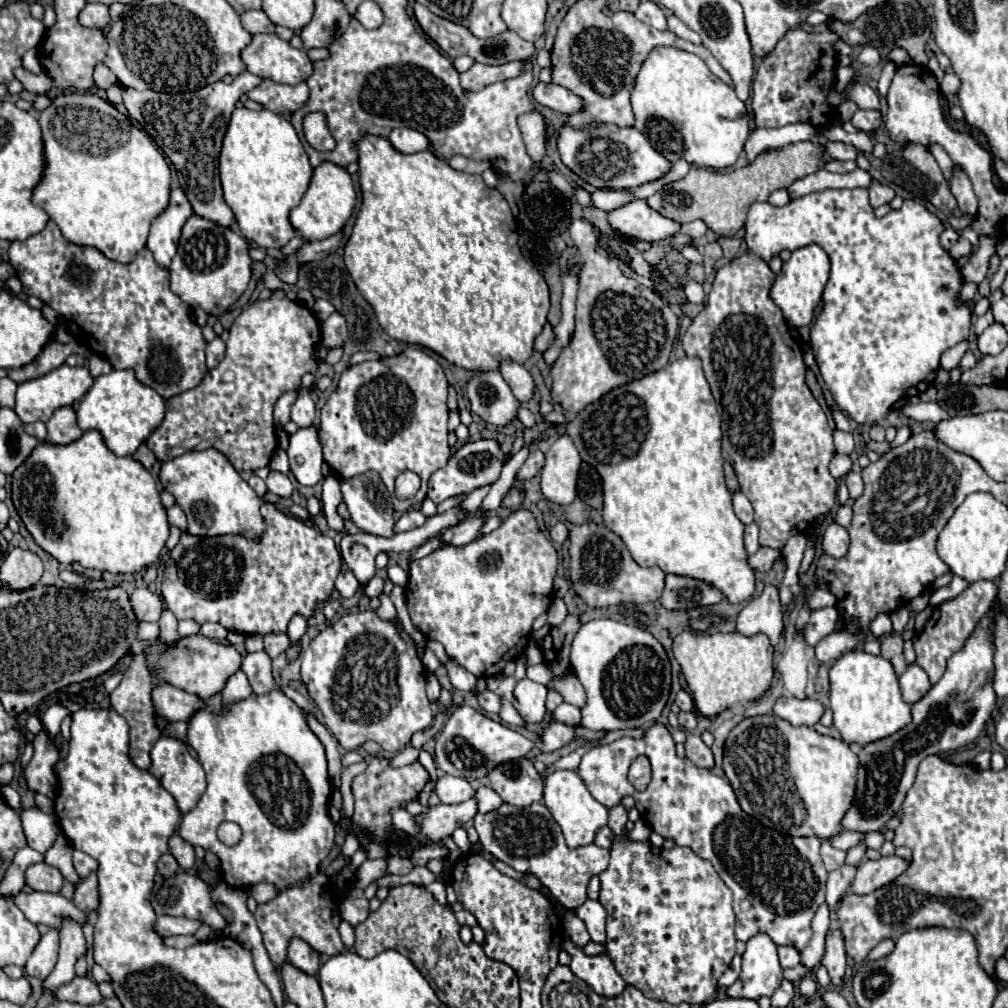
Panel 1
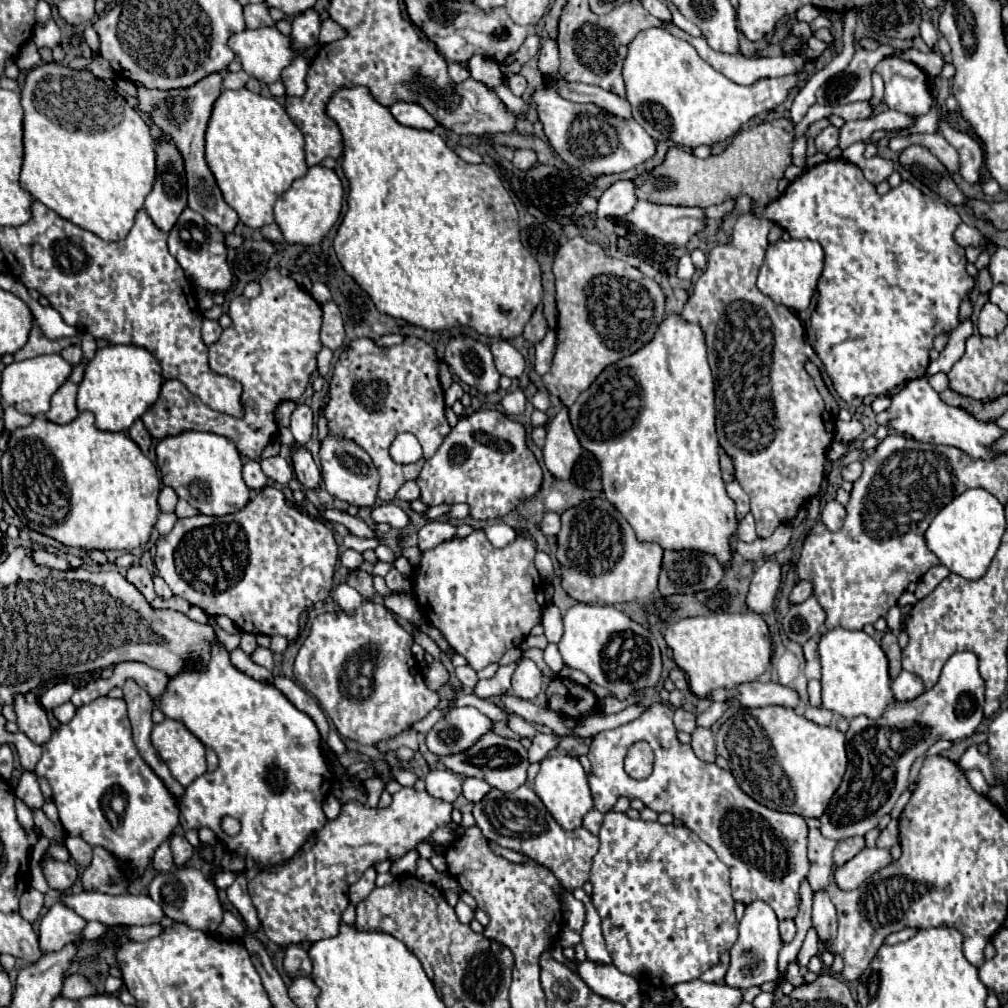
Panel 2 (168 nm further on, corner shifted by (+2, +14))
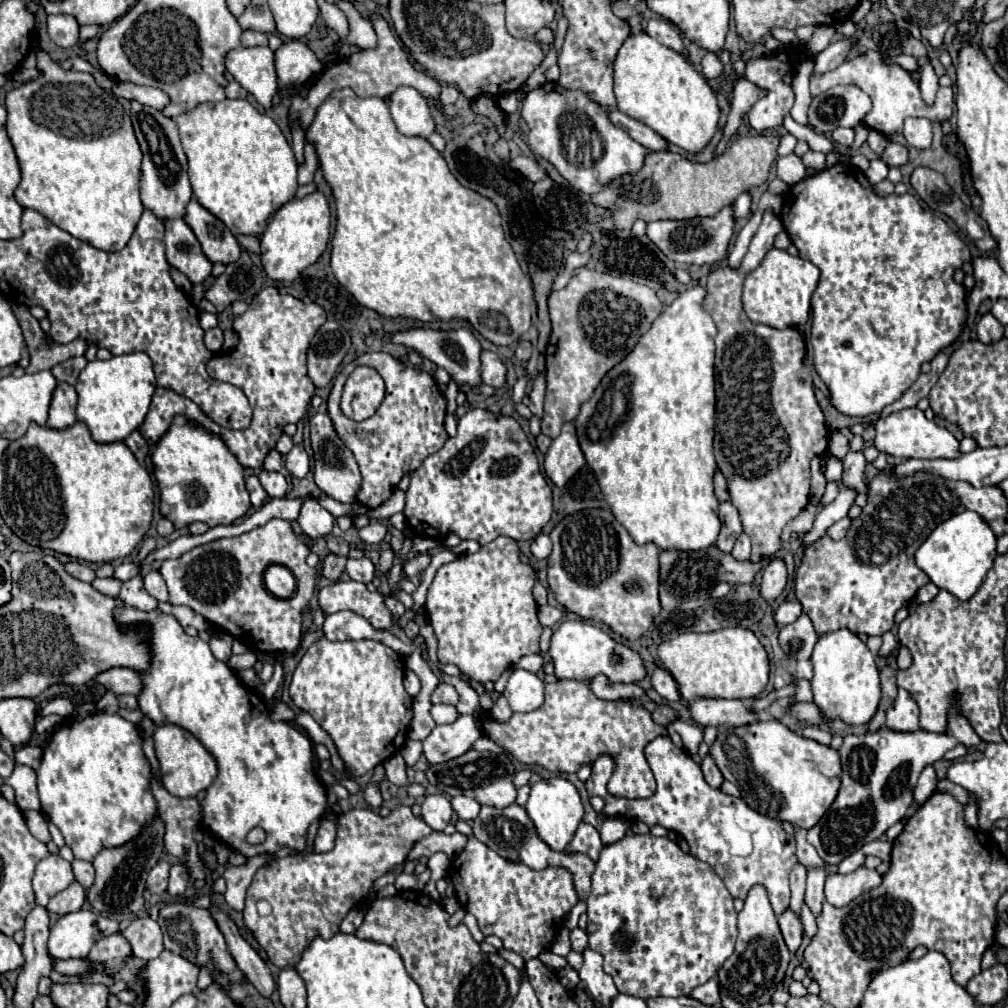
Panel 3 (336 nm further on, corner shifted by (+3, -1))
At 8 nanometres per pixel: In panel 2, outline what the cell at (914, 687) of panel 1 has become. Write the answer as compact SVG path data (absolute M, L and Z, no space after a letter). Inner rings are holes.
M900 671L900 675L892 681L892 693L896 701L908 701L918 697L924 691L924 683L910 671Z

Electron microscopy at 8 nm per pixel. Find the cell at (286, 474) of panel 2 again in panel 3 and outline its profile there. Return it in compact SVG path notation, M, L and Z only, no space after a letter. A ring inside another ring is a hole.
M261 470L259 472L259 482L261 486L267 490L267 494L271 498L283 498L287 492L287 480L281 472L269 472L269 470Z

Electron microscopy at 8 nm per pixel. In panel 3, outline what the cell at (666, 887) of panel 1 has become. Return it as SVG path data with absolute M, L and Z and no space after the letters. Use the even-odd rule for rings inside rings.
M651 834L625 836L623 840L609 844L601 850L601 856L597 860L597 868L593 872L591 892L589 892L589 898L587 898L587 916L589 916L589 922L587 922L589 948L603 956L603 960L605 960L603 970L613 976L619 992L629 994L629 996L639 996L643 1000L655 998L655 996L687 996L693 988L705 984L713 976L717 976L723 962L733 954L735 940L737 940L737 912L733 908L733 896L727 892L723 880L713 872L713 868L709 864L697 860L691 854L685 854L673 840L657 838L657 836L651 836Z

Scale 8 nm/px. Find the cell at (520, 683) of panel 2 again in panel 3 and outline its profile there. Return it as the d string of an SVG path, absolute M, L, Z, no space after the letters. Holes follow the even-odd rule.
M513 670L503 696L507 698L513 712L533 712L543 704L543 680L539 680L533 672Z

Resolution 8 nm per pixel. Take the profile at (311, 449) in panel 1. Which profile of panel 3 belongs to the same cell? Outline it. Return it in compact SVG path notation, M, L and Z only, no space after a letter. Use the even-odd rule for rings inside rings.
M307 500L303 506L301 506L301 512L299 512L299 518L297 518L301 530L317 540L317 538L325 538L327 534L331 534L333 526L335 526L335 518L319 506L317 500Z

